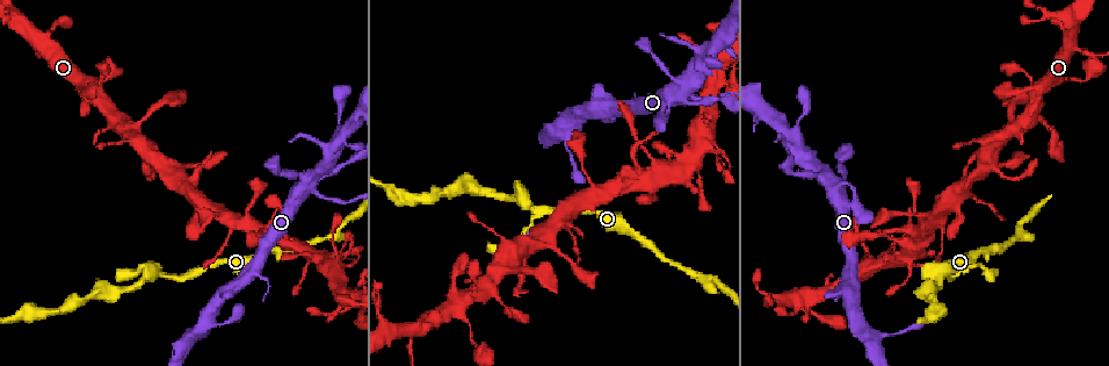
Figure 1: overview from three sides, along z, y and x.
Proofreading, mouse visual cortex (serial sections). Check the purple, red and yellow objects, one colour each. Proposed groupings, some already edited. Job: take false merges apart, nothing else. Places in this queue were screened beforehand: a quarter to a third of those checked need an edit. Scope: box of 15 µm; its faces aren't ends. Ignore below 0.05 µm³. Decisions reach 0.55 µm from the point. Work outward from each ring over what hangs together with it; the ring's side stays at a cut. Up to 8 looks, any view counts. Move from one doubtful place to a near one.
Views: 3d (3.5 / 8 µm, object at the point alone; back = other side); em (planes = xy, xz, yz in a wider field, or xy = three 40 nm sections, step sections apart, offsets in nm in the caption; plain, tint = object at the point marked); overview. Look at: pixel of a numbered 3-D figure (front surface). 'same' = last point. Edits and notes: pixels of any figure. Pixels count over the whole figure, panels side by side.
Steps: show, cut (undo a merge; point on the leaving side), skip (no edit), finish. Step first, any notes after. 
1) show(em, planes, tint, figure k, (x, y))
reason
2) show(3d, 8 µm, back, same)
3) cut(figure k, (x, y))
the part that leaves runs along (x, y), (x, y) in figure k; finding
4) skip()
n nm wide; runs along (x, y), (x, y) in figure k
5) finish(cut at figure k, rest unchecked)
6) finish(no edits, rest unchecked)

show(3d, 3.5 µm, figure 1, (47, 39))

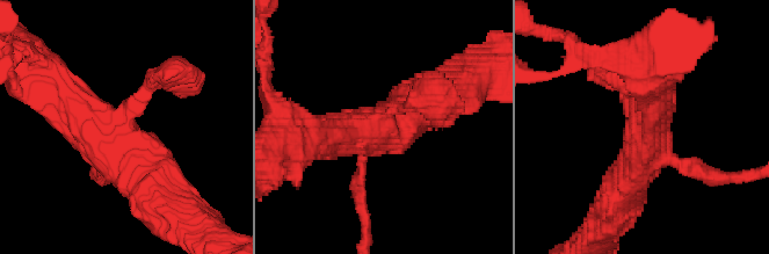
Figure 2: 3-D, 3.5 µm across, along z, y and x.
show(em, xy, step 2, tint, figure 2, (384, 118))
4 arms; arms of 150, 200, 600, 600 nm

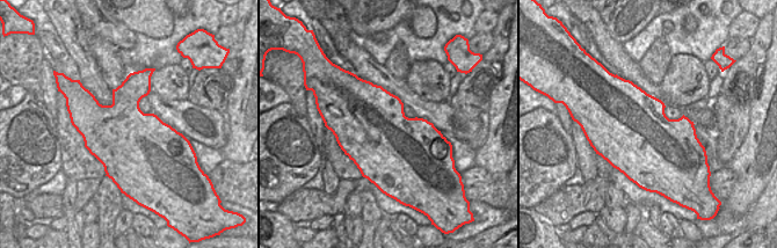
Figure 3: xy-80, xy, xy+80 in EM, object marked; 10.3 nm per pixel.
skip()
runs along (173, 216), (152, 180), (59, 91) in figure 2; continuous, no second cell

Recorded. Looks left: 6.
show(3d, 8 µm, figure 1, (177, 277))
two arms at a narrow angle

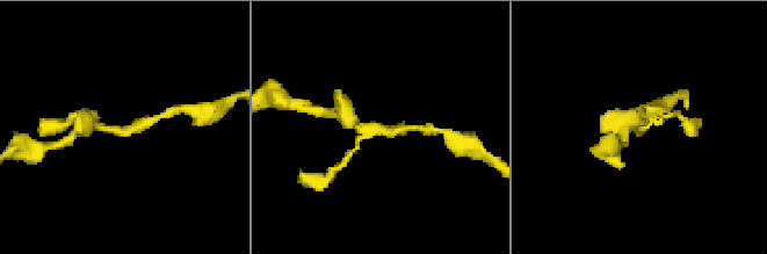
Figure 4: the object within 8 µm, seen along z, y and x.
show(3d, 3.5 µm, figure 4, (120, 133))
zoom in

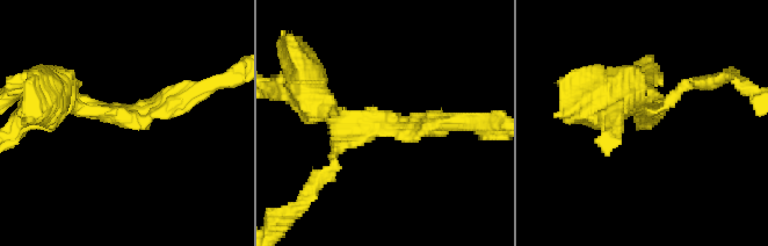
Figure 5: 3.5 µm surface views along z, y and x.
show(em, xy, step 2, tint, figure 5, (386, 119))
3 arms; arms of 200, 200, 250 nm; now the EM

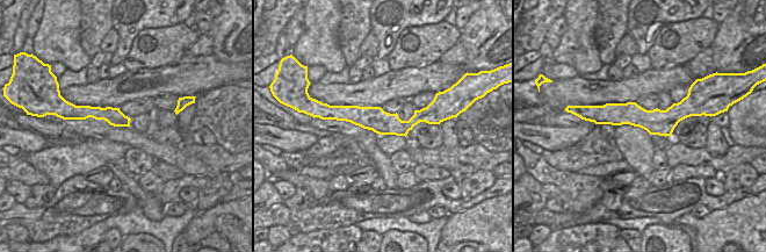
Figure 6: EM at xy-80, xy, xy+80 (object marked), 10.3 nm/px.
skip()
260 nm wide; runs along (453, 121), (406, 129), (317, 102) in figure 5; continuous, no second cell

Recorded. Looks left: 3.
show(3d, 3.5 µm, figure 1, (312, 189))
thin neck

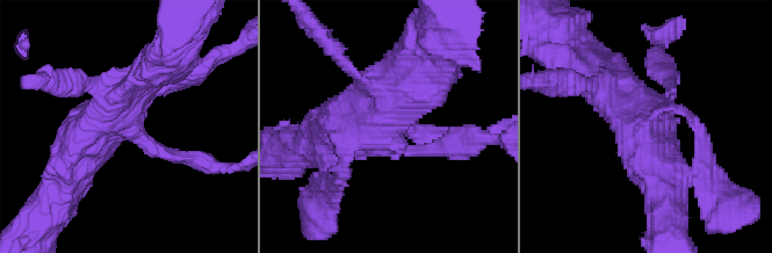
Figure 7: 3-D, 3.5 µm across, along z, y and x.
show(em, xy, step 3, tint, figure 7, (390, 128))
need the tissue

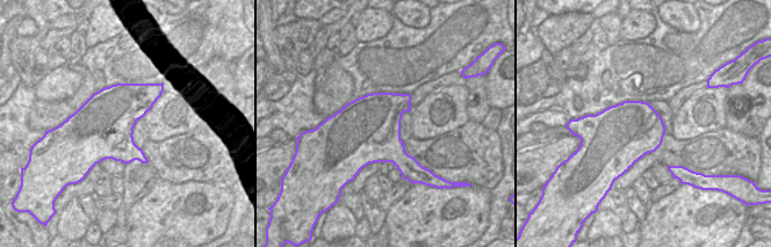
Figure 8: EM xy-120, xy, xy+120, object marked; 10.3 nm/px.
skip()
runs along (77, 171), (87, 135), (158, 67) in figure 7; one cell here

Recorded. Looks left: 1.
finish(no edits, rest unchecked)

